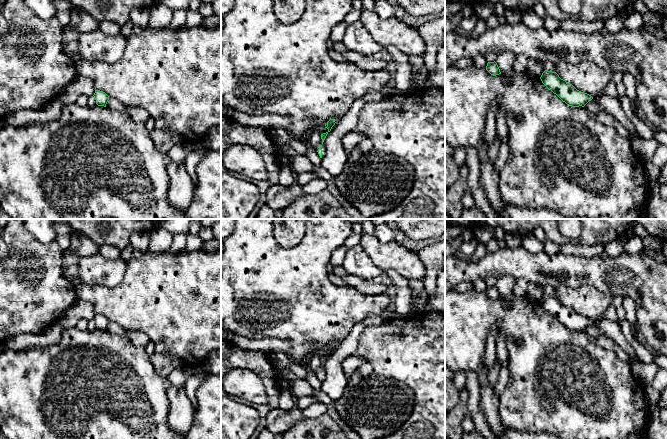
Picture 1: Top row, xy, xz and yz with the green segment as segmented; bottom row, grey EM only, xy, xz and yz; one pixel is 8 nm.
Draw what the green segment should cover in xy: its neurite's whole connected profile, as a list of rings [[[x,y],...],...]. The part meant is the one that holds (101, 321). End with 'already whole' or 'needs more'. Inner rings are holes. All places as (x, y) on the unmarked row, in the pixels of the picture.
[[[95,314],[95,317],[93,320],[94,320],[94,322],[96,324],[96,328],[98,330],[106,331],[106,328],[109,324],[109,320],[105,316],[100,315],[100,314]]] | already whole

